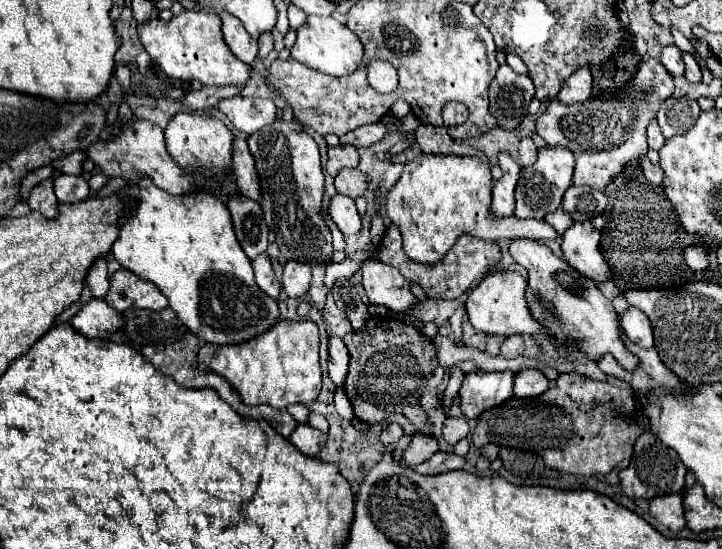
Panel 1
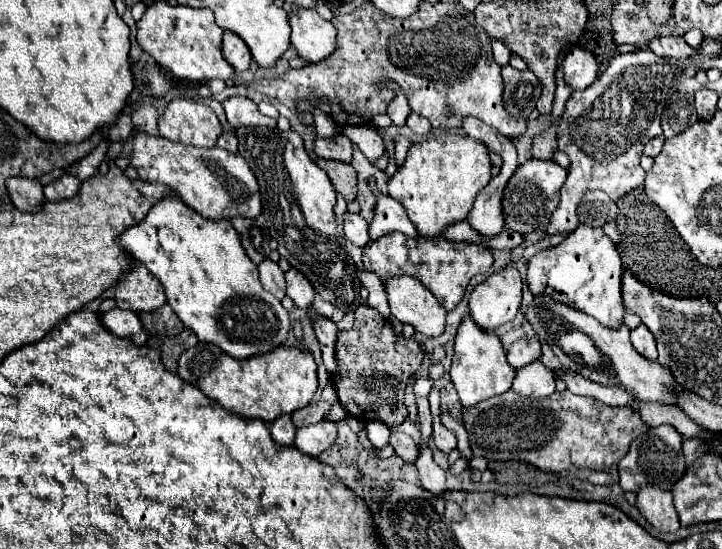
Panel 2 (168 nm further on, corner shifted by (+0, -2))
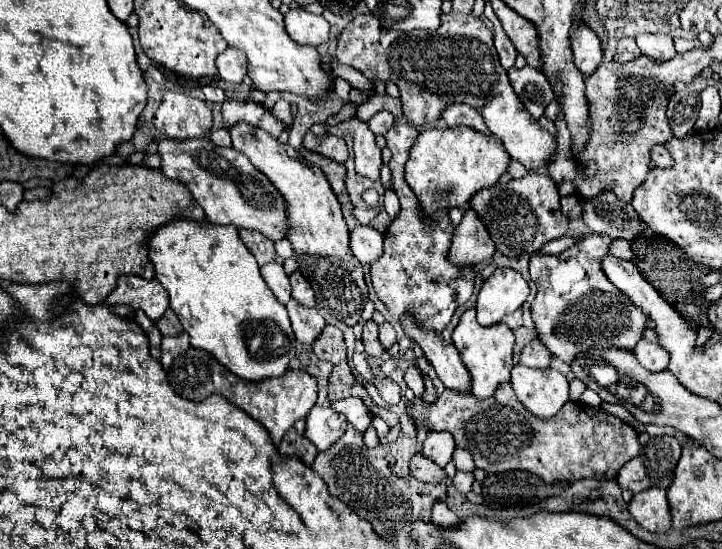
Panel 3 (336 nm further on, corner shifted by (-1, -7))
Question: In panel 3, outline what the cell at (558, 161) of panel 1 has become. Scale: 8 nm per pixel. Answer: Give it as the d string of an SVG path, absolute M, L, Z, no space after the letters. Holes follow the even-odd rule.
M529 172L527 176L511 180L509 184L495 184L493 188L475 192L469 208L479 214L479 220L485 224L485 230L495 242L495 248L509 258L537 254L543 244L565 236L569 228L569 218L561 212L555 182L549 176L537 172Z

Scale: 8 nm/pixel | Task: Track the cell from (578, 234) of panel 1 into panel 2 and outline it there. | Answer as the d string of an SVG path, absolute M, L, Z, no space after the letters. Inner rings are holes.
M578 225L560 245L534 255L528 261L526 281L534 295L546 293L560 303L566 303L574 309L582 309L606 327L622 325L622 263L614 243L604 235L600 227Z

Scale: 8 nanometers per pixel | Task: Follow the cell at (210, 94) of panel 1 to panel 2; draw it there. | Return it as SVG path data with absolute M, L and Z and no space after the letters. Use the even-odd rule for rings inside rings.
M370 1L360 5L348 15L338 15L332 19L334 27L338 29L338 49L334 51L332 57L328 57L322 63L306 65L304 69L288 69L284 75L278 79L260 79L246 83L246 89L258 91L270 99L278 99L284 103L288 109L296 111L298 117L306 125L314 125L314 115L312 111L298 111L298 103L304 99L312 107L318 107L318 99L328 99L332 113L330 119L336 125L368 125L374 115L386 113L388 103L392 101L394 93L392 91L382 91L376 87L376 81L382 77L392 79L394 83L400 85L400 91L408 97L408 103L414 113L426 117L434 129L442 131L454 131L462 129L462 117L476 117L490 127L498 129L504 137L516 137L526 131L526 121L518 121L510 117L504 107L502 107L502 77L500 77L500 65L492 57L492 41L488 33L476 23L474 13L464 9L460 3L426 3L420 1L418 13L410 15L408 19L394 19L386 17L380 9L374 9ZM448 107L452 107L454 115L448 117Z

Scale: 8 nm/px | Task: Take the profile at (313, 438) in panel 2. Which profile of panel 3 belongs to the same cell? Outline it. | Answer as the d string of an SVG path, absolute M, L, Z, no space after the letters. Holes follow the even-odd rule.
M313 406L311 412L307 414L307 430L305 436L319 448L325 450L327 446L335 444L345 428L347 428L347 420L343 414L335 412L331 406L329 408L321 408L321 406Z

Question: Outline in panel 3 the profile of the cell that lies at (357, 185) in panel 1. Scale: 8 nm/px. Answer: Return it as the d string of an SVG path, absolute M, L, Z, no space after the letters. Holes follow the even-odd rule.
M301 148L299 152L301 152L301 156L307 162L317 164L325 172L325 176L327 176L333 192L337 194L337 200L341 202L341 206L347 206L349 210L353 210L353 206L349 202L349 196L347 196L347 190L345 190L345 166L339 164L339 162L333 162L333 160L321 156L321 154L315 154L315 152L307 150L307 148Z

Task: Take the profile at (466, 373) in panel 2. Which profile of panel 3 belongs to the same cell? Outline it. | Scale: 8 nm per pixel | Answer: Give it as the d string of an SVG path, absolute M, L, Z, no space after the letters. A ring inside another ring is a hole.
M467 308L465 314L461 316L457 328L453 330L453 344L459 350L465 366L471 372L473 378L473 386L471 386L471 394L477 398L489 398L493 396L497 384L507 382L509 380L509 372L513 368L513 344L515 344L515 336L509 330L507 324L499 322L493 326L481 326L475 320L475 308Z

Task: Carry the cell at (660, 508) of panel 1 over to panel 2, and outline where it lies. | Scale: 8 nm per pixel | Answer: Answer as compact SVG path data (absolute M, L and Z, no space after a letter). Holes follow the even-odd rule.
M654 487L640 489L636 497L636 507L658 531L674 533L680 529L680 521L678 521L670 491L662 491Z

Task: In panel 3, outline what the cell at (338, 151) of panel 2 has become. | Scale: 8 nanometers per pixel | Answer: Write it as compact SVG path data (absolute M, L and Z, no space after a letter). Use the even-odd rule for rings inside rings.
M307 132L303 138L303 146L311 152L323 154L335 162L345 162L347 160L347 146L341 136L315 136L313 132Z

